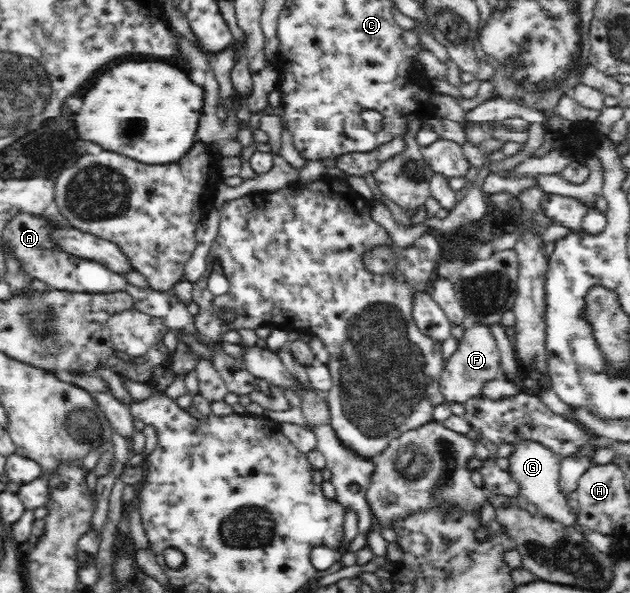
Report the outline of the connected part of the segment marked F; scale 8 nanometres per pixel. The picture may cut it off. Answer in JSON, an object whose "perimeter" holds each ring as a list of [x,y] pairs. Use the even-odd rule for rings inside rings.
{"perimeter":[[[480,324],[465,327],[462,338],[458,341],[456,353],[445,362],[439,381],[439,390],[444,394],[445,401],[462,403],[464,400],[481,394],[481,387],[486,381],[500,375],[500,354],[492,328]]]}

